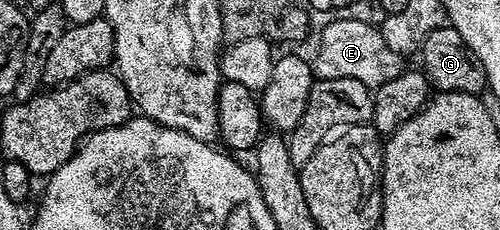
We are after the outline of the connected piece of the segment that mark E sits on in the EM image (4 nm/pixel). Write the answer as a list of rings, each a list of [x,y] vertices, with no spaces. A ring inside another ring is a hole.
[[[335,17],[334,21],[321,27],[322,39],[318,42],[318,51],[312,57],[312,69],[315,79],[351,78],[360,80],[360,84],[376,88],[396,80],[404,69],[403,55],[392,52],[384,41],[381,29],[374,22]]]

